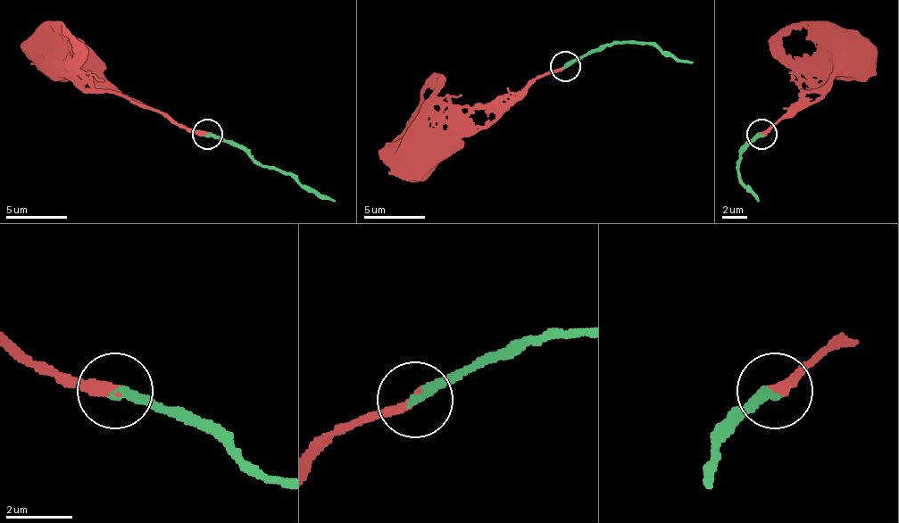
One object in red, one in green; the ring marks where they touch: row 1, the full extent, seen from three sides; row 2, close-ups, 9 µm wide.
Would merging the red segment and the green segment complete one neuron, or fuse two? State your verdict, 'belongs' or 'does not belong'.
belongs

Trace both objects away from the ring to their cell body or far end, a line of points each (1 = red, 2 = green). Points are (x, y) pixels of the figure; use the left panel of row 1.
1: (206, 135), (191, 132), (161, 111), (143, 107), (130, 98), (87, 92), (57, 68), (57, 62)
2: (206, 135), (243, 147), (255, 159), (295, 178), (335, 202)

